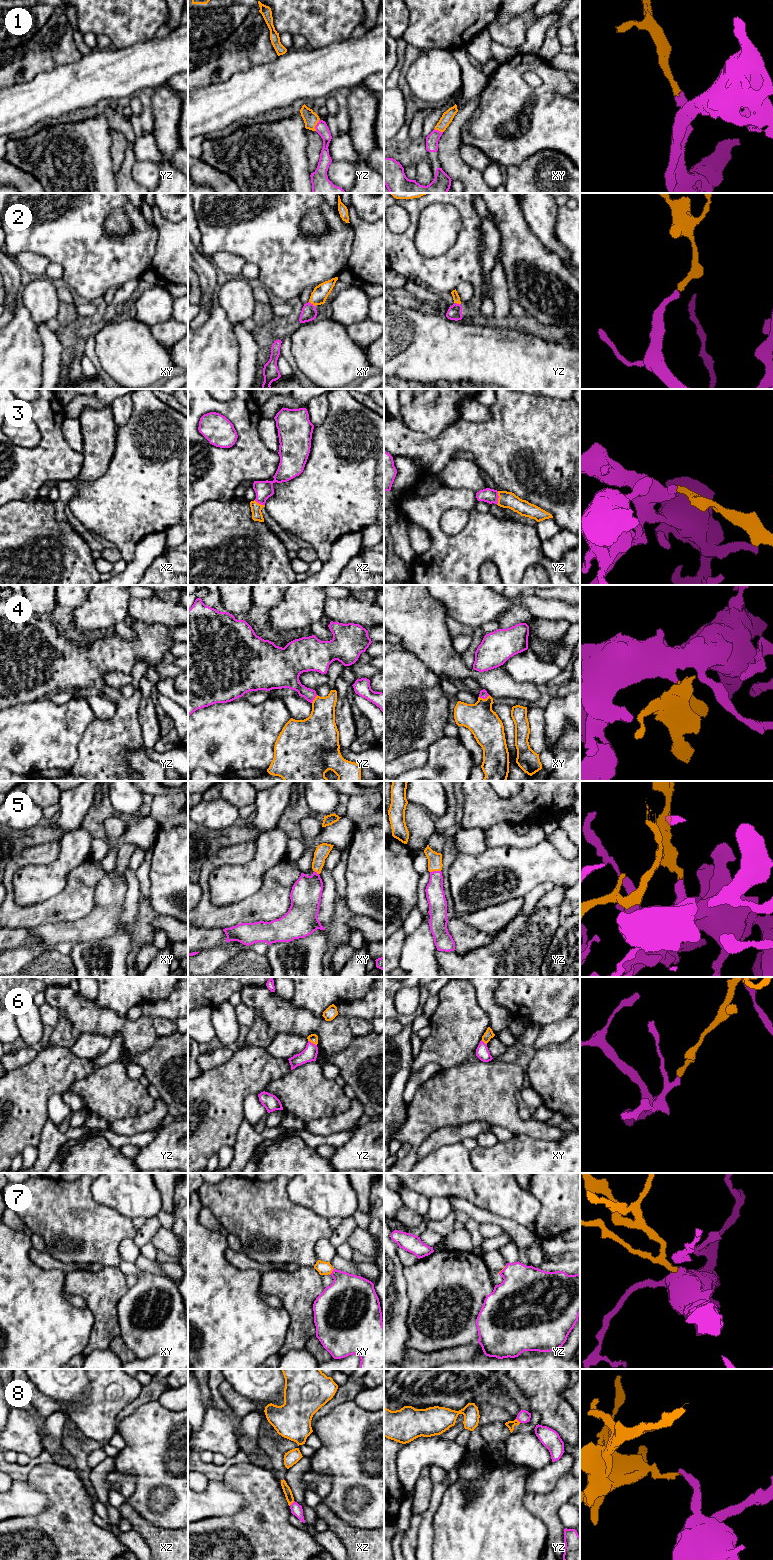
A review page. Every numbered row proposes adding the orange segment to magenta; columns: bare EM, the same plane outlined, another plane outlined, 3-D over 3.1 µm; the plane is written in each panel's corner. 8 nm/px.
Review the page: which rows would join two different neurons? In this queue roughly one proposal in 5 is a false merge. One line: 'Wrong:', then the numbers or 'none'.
Wrong: 8

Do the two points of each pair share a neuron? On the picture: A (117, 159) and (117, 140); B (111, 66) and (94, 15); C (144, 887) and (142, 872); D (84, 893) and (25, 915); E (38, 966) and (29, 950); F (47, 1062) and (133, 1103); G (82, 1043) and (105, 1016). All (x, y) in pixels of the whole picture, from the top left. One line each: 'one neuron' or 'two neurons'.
A: one neuron
B: two neurons
C: one neuron
D: one neuron
E: two neurons
F: two neurons
G: two neurons

